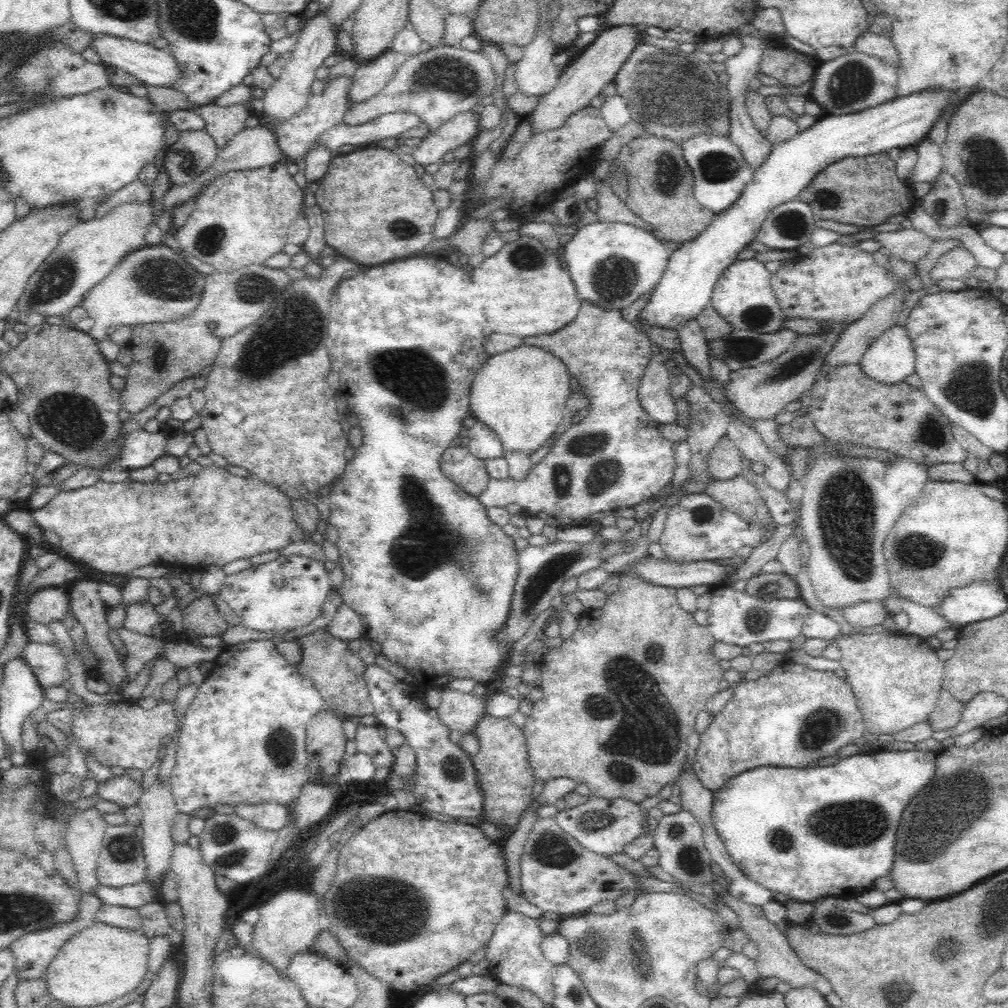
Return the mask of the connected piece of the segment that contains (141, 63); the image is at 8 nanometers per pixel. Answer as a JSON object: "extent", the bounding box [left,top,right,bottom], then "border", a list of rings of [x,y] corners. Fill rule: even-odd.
{"extent":[89,36,180,88],"border":[[[94,36],[89,48],[96,51],[105,66],[118,67],[147,86],[172,88],[172,84],[180,78],[180,67],[178,67],[176,59],[168,51],[154,48],[151,44],[143,44],[128,38],[116,38],[114,36]]]}

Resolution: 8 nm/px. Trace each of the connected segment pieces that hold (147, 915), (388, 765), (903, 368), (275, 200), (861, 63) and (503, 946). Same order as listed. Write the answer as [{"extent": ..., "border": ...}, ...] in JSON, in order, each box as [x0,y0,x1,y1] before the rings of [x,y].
[{"extent":[138,902,183,946],"border":[[[148,902],[138,908],[142,921],[141,930],[150,939],[154,936],[166,936],[171,946],[178,946],[183,942],[183,933],[172,929],[165,907],[159,903]]]},{"extent":[355,725,394,770],"border":[[[360,725],[355,735],[355,743],[357,752],[363,752],[376,762],[376,766],[384,766],[386,770],[392,770],[394,764],[394,756],[391,748],[380,732],[377,725]]]},{"extent":[859,325,915,384],"border":[[[894,325],[881,334],[859,362],[874,382],[896,384],[915,372],[915,354],[905,326]]]},{"extent":[175,161,304,272],"border":[[[284,161],[250,170],[230,170],[200,194],[188,220],[175,235],[185,252],[214,266],[214,272],[262,265],[288,243],[288,227],[303,216],[303,196],[304,189],[298,187]]]},{"extent":[809,50,898,115],"border":[[[853,50],[838,58],[819,63],[813,81],[809,96],[830,115],[854,114],[890,101],[895,98],[898,90],[896,67],[886,64],[879,58]]]},{"extent":[484,908,555,1006],"border":[[[508,908],[487,942],[484,958],[490,965],[489,974],[498,978],[502,985],[528,989],[543,1001],[545,1006],[553,1006],[555,992],[553,968],[555,966],[543,955],[541,942],[545,935],[538,923],[538,919],[530,918]]]}]

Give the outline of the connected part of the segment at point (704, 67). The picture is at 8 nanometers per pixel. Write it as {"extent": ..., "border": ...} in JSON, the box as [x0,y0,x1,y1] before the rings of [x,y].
{"extent":[613,43,730,144],"border":[[[644,43],[636,46],[624,63],[613,84],[618,95],[626,100],[632,120],[640,122],[647,133],[678,144],[698,134],[729,137],[730,97],[727,86],[720,83],[719,76],[709,64],[678,48],[660,49]]]}

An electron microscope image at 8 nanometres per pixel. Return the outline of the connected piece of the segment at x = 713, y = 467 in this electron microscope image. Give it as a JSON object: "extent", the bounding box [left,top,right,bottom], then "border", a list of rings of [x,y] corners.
{"extent":[708,434,742,481],"border":[[[724,434],[714,450],[710,452],[708,473],[720,481],[728,481],[728,479],[738,476],[742,472],[740,455],[741,453],[727,437],[727,434]]]}

